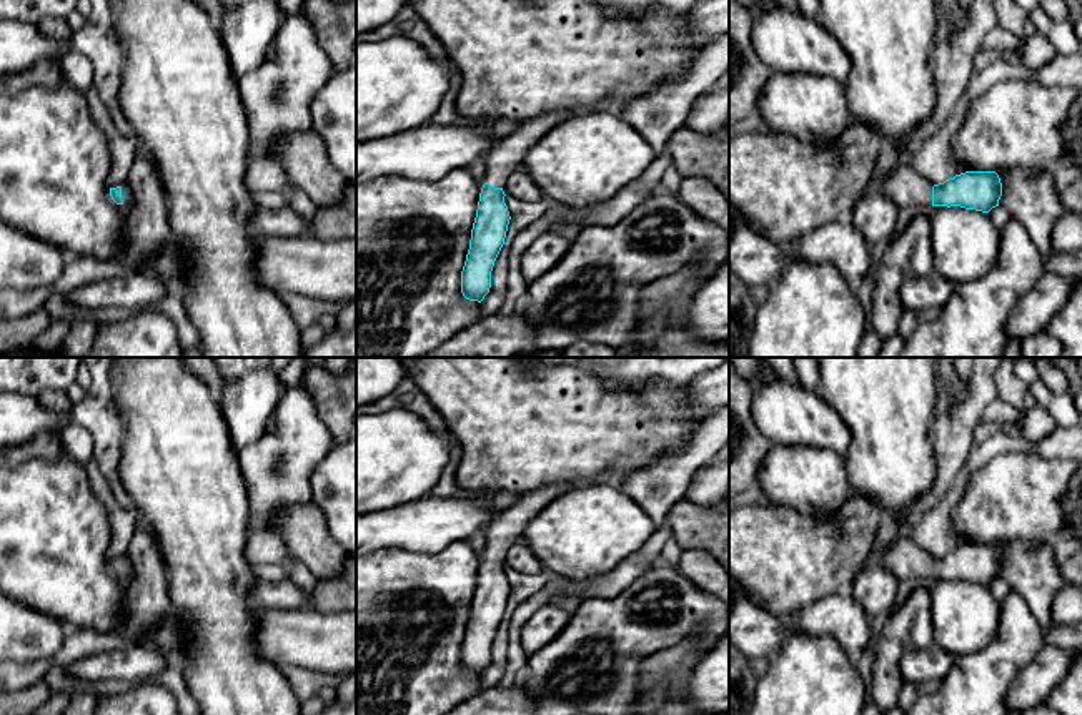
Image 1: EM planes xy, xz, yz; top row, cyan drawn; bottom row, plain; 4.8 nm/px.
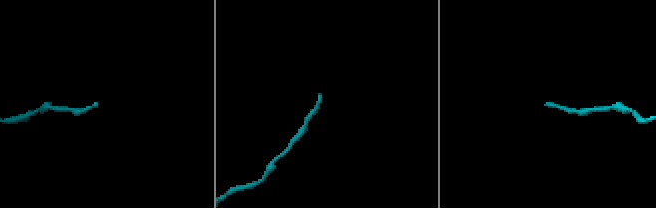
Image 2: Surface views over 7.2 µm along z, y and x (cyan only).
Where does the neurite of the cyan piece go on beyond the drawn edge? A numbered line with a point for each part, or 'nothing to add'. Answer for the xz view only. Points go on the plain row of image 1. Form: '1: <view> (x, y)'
1: xz (505, 527)

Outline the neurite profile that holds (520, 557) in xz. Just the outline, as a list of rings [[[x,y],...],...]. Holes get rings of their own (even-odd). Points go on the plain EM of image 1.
[[[519,537],[509,549],[506,557],[503,559],[504,567],[518,570],[528,575],[538,575],[546,572],[544,565],[529,549],[526,540]]]

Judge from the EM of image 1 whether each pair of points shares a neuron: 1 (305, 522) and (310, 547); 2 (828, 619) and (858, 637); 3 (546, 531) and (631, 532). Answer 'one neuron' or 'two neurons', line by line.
1: one neuron
2: one neuron
3: one neuron

